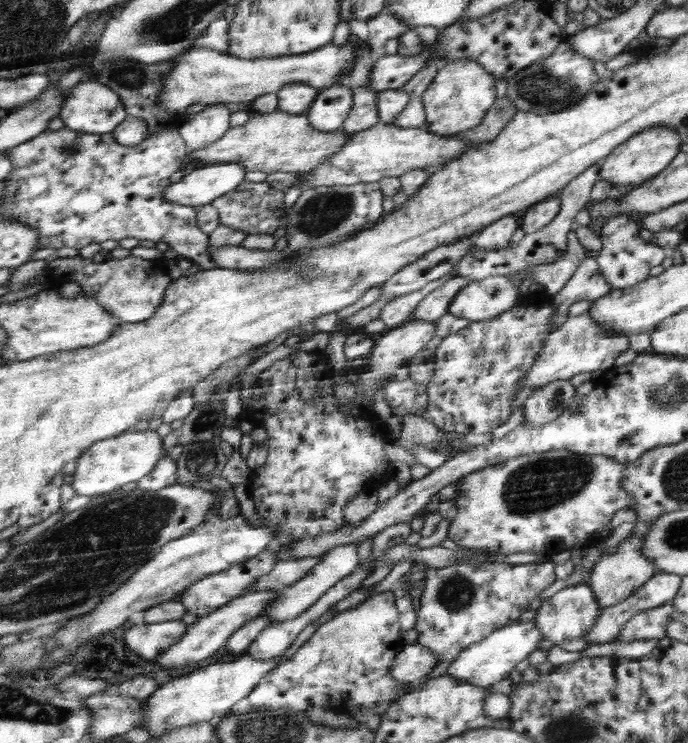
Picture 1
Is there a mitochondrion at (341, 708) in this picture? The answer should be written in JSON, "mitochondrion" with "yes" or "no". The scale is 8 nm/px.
{"mitochondrion":"no"}

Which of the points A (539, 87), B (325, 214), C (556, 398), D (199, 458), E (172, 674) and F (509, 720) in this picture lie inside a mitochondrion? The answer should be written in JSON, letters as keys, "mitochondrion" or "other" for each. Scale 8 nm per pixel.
{"A":"mitochondrion","B":"mitochondrion","C":"mitochondrion","D":"mitochondrion","E":"other","F":"other"}

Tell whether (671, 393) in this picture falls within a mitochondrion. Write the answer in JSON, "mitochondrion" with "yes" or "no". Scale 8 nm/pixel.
{"mitochondrion":"yes"}

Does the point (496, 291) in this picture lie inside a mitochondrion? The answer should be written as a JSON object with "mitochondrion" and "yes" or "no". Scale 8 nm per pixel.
{"mitochondrion":"yes"}

